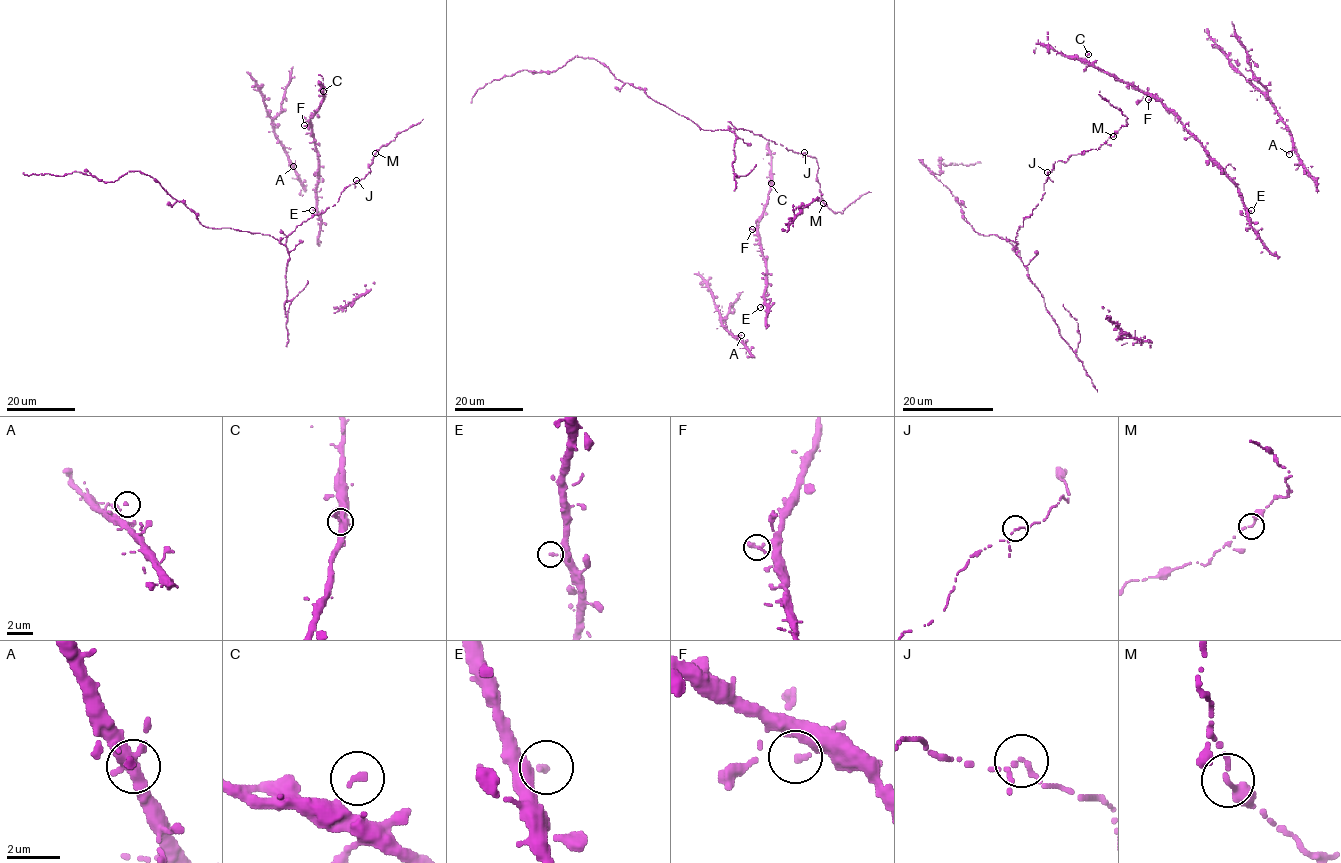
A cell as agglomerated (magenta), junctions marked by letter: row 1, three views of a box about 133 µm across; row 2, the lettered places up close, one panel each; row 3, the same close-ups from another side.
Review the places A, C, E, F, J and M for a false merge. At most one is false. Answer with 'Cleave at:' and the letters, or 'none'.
Cleave at: none

